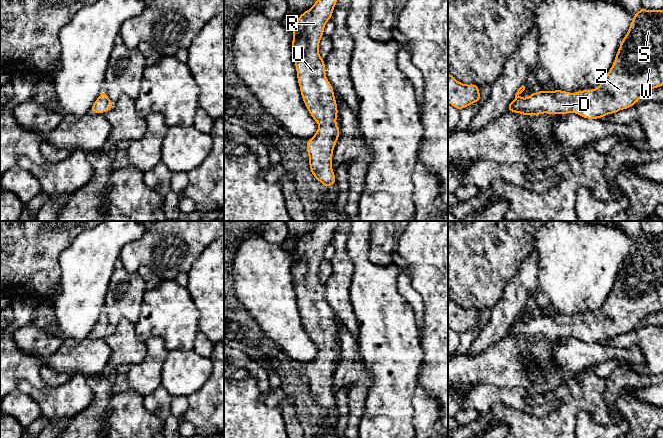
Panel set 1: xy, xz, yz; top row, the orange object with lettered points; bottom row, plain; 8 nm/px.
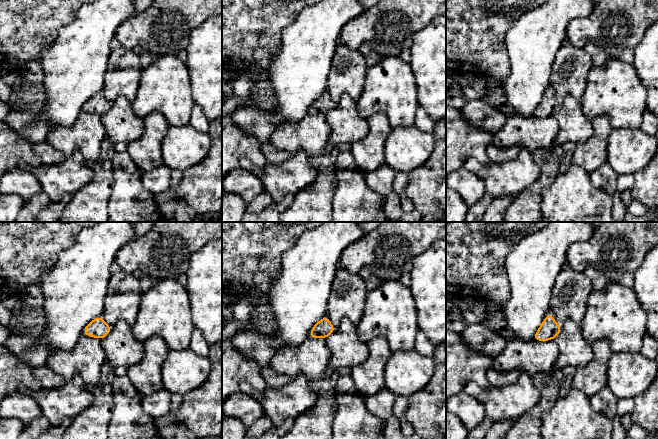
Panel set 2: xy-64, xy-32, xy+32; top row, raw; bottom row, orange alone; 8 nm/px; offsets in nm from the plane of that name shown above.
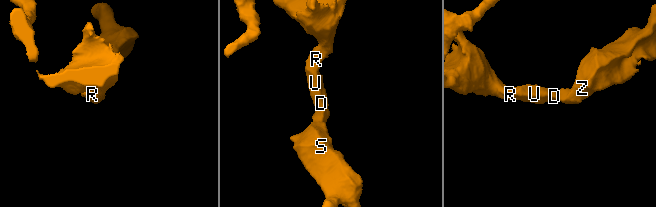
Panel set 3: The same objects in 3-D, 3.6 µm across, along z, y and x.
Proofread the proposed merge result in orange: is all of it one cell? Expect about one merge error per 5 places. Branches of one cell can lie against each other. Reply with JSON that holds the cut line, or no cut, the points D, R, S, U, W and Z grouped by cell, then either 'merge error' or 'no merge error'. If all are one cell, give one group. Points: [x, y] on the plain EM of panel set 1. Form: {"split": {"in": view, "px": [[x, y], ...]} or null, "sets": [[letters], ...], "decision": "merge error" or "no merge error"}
{"split": null, "sets": [["D", "R", "S", "U", "W", "Z"]], "decision": "no merge error"}

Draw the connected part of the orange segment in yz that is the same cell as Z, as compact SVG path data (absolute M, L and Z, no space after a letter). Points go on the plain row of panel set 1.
M641 231L632 242L612 291L597 313L579 314L575 318L560 313L551 316L543 314L523 323L518 321L525 314L523 309L517 314L515 323L508 328L507 335L525 340L575 336L586 343L600 343L605 339L632 331L646 316L661 310L663 310L663 233L654 235Z

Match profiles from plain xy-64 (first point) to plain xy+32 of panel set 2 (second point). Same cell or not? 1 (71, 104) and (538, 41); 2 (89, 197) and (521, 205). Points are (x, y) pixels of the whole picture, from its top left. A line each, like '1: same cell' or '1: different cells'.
1: same cell
2: same cell

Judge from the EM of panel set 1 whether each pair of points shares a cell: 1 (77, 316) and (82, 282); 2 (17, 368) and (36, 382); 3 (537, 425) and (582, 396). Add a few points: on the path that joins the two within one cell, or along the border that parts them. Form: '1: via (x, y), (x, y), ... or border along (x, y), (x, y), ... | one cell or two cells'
1: via (77, 308), (82, 290) | one cell
2: via (22, 368), (31, 377) | one cell
3: via (550, 425), (561, 425), (576, 409) | one cell

